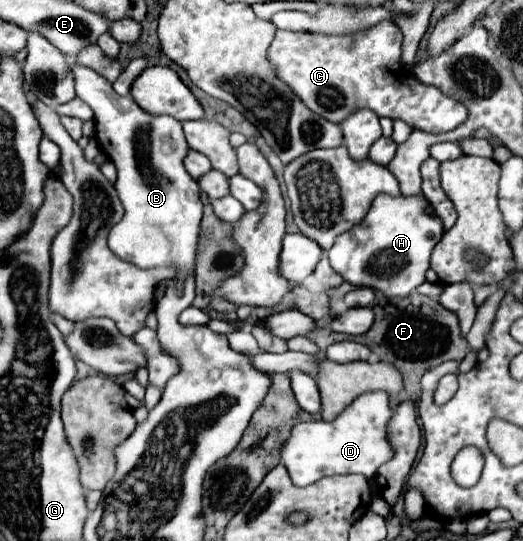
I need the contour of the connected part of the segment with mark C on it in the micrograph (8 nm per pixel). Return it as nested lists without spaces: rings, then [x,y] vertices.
[[[381,21],[373,27],[367,27],[365,31],[355,31],[349,35],[295,33],[279,29],[269,47],[269,61],[275,65],[277,77],[285,81],[311,111],[333,123],[341,123],[351,113],[363,107],[373,109],[379,117],[401,119],[415,131],[445,133],[465,123],[467,107],[463,107],[463,103],[459,103],[451,95],[443,95],[437,87],[419,83],[419,79],[415,79],[413,75],[413,69],[401,63],[401,41],[401,29],[391,21]]]

